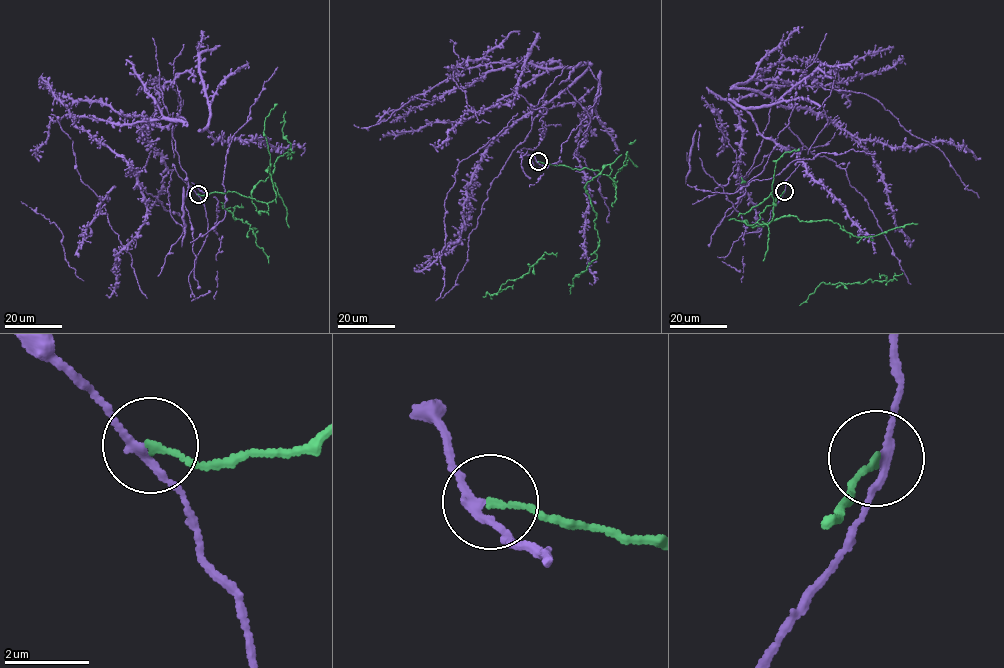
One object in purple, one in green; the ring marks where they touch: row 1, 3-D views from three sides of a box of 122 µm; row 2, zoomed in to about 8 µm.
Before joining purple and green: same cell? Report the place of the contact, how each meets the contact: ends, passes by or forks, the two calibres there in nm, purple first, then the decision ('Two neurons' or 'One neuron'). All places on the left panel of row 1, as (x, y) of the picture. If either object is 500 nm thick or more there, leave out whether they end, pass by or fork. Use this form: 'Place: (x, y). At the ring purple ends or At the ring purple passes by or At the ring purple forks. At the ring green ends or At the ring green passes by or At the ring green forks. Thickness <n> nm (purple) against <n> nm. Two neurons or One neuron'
Place: (198, 194). At the ring purple passes by. At the ring green ends. Thickness 180 nm (purple) against 140 nm. Two neurons

